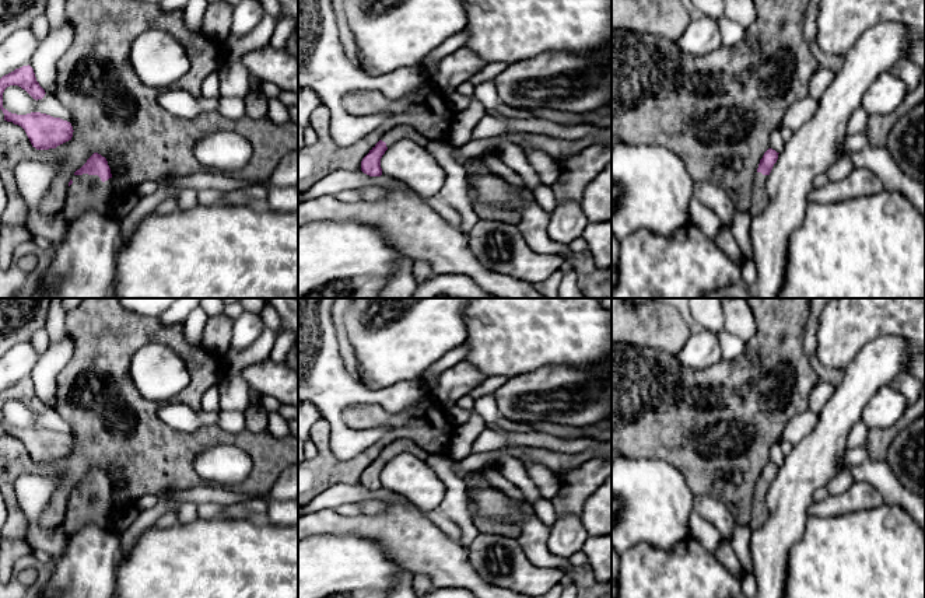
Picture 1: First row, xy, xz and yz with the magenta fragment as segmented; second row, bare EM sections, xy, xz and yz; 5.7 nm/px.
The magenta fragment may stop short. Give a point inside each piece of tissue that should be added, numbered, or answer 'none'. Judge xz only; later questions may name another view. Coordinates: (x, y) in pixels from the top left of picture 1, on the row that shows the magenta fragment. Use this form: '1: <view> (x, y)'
1: xz (399, 132)

